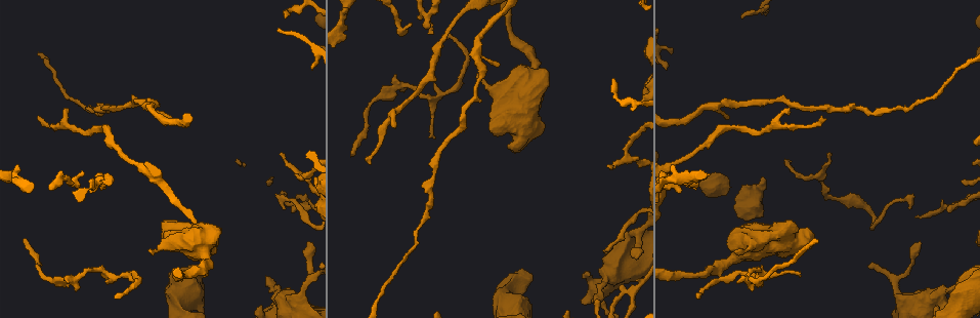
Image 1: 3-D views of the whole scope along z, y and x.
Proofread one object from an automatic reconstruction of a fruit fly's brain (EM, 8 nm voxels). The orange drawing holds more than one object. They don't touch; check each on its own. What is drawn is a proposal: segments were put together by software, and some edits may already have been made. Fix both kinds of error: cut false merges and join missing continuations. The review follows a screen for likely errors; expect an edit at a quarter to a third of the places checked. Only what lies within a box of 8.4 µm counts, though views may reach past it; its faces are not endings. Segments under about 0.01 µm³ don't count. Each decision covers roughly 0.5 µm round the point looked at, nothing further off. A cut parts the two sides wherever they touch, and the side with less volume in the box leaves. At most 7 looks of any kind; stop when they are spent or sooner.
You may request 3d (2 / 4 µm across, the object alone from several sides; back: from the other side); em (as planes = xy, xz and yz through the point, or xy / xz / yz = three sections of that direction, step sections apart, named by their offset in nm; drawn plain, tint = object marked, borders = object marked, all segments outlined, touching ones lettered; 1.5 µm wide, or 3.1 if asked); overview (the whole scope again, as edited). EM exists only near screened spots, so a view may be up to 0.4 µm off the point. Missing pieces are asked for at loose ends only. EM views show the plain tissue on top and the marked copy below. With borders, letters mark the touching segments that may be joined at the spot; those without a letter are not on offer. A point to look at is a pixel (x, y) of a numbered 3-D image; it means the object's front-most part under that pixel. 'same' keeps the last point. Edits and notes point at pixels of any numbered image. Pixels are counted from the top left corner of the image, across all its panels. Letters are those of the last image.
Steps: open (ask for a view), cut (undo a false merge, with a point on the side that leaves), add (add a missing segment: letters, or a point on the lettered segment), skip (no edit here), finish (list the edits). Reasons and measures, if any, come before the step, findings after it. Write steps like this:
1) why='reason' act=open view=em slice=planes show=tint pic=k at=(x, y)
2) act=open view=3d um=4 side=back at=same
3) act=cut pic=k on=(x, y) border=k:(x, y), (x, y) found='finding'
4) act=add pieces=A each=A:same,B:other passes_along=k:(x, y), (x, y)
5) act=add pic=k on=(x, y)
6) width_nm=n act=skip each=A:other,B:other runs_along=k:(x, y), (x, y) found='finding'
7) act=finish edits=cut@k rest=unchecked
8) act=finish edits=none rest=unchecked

why='branch point' act=open view=3d um=4 pic=1 at=(953, 208)

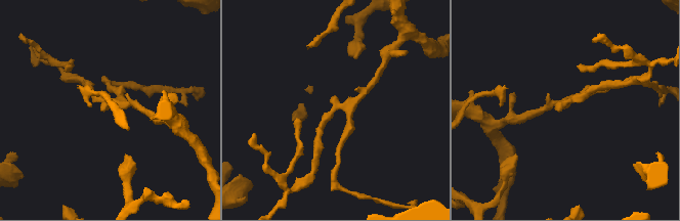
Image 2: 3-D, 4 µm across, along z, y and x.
arms=3 why='now the EM' act=open view=em slice=planes show=tint pic=2 at=(565, 101)

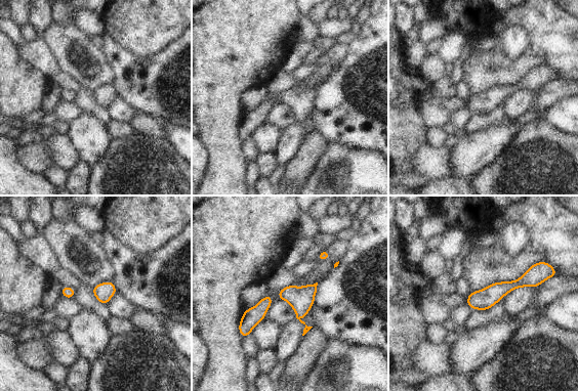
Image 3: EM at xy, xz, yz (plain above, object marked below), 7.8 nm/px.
act=open view=em slice=planes show=borders at=same

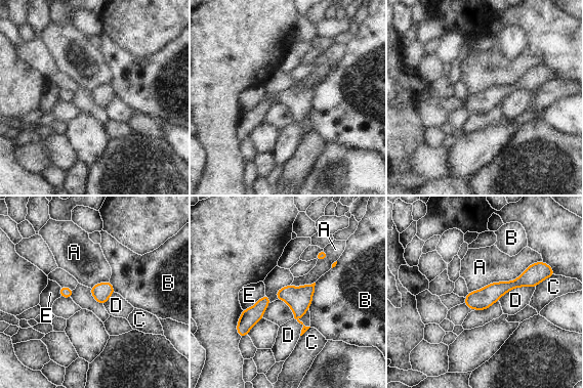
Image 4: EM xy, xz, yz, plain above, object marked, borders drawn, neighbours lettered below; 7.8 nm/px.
act=skip each=A:other,B:other,C:other,D:other,E:other runs_along=4:(543, 276), (466, 301) found='one neuron here'

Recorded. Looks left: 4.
why='branch stops here' act=open view=3d um=2 side=back pic=1 at=(609, 167)

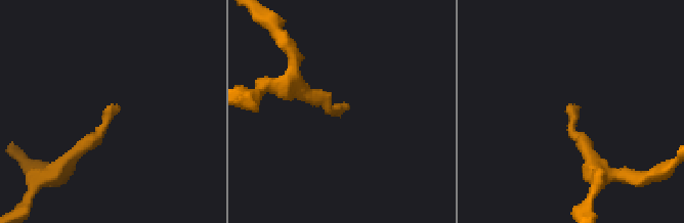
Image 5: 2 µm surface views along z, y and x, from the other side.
why='need the tissue' act=open view=em slice=planes show=borders pic=5 at=(114, 106)

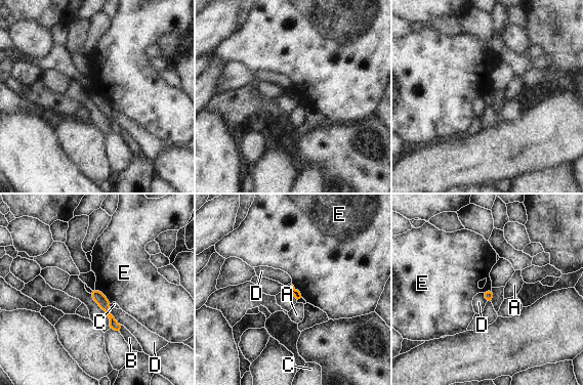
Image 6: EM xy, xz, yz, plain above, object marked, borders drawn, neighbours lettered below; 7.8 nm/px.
act=skip each=A:other,B:other,C:other,D:other,E:other found='no lettered segment goes on from it'

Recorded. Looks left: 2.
why='free end' act=open view=3d um=2 pic=1 at=(508, 144)

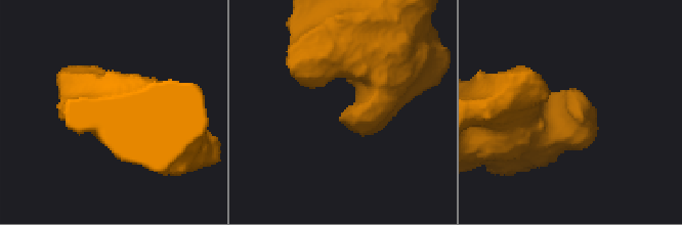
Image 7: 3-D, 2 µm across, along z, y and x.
why='shape alone is not enough' act=open view=em slice=planes show=borders pic=7 at=(579, 108)

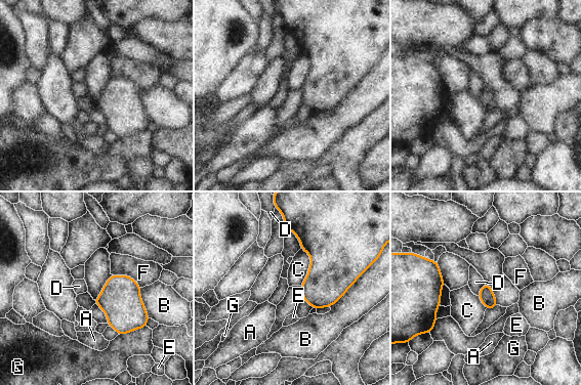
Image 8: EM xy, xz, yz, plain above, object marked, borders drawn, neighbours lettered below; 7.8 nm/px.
longest_contact=B:550nm act=skip each=A:other,B:other,C:other,D:other,E:other,F:other,G:other found='none of them fits'

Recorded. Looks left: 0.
act=finish edits=none rest=unchecked

